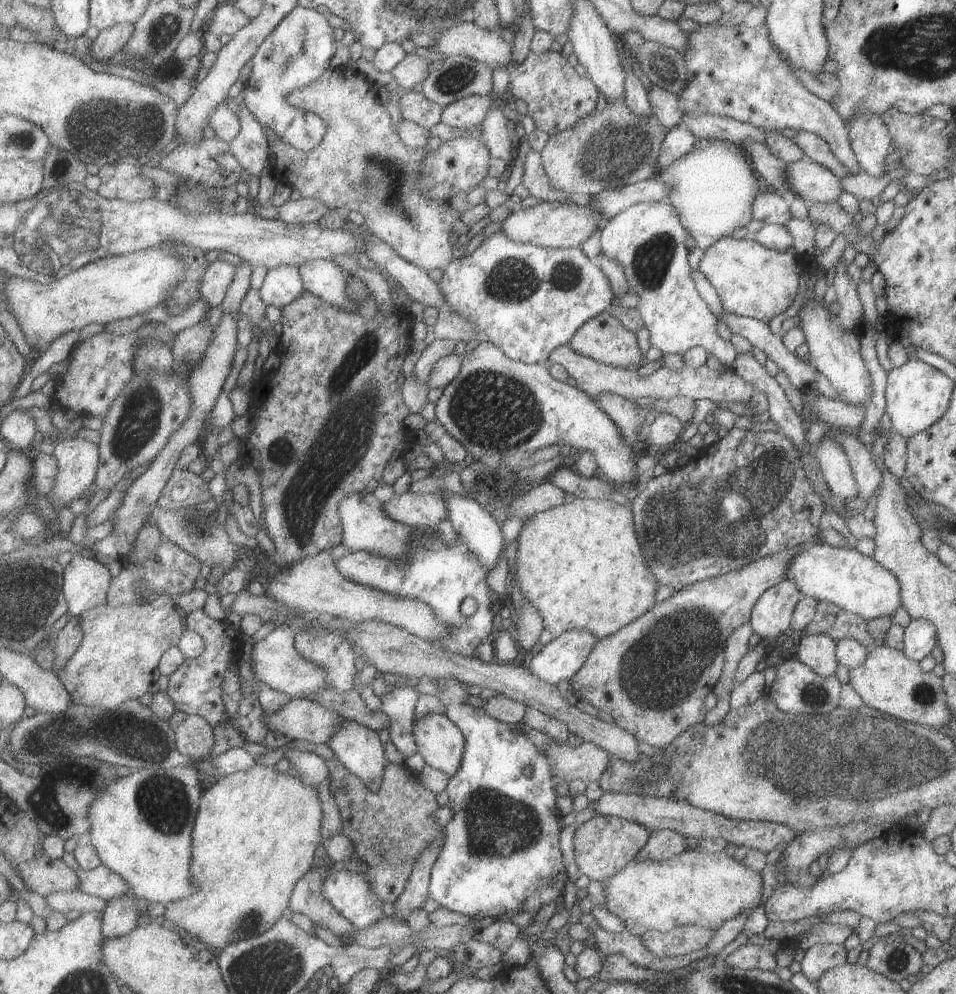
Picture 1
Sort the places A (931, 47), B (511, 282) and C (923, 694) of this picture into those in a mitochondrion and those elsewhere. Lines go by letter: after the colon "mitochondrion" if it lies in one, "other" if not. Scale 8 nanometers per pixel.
A: mitochondrion
B: mitochondrion
C: mitochondrion

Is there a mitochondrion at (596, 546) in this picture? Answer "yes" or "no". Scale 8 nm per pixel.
no

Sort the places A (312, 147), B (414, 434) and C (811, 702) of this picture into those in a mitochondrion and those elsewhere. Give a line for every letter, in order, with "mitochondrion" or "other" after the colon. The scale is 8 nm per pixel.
A: other
B: other
C: mitochondrion

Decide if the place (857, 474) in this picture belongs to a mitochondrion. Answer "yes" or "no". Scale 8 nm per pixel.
no

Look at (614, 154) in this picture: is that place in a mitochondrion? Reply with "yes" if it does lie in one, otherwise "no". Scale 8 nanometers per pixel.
yes

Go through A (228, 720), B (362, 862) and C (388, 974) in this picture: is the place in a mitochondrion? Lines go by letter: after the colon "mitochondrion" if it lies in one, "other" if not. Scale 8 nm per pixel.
A: other
B: other
C: other

